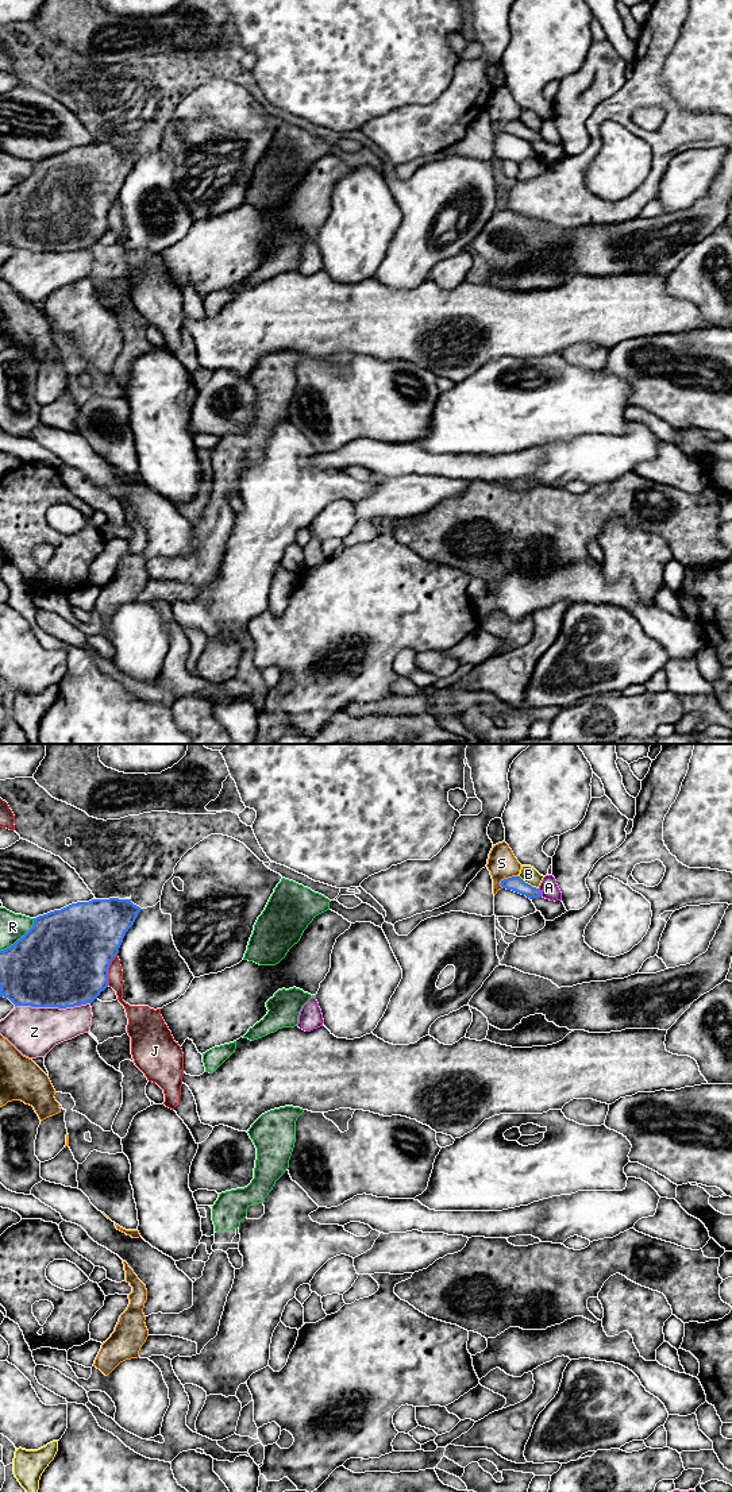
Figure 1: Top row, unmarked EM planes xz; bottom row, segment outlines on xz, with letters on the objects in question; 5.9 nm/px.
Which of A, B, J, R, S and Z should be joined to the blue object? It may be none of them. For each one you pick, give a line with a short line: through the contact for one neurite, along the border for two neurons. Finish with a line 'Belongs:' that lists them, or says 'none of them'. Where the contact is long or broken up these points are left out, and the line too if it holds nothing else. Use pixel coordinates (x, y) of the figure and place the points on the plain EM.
Belongs: none of them

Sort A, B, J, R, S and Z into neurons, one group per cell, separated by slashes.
A / B / J / R / S / Z

